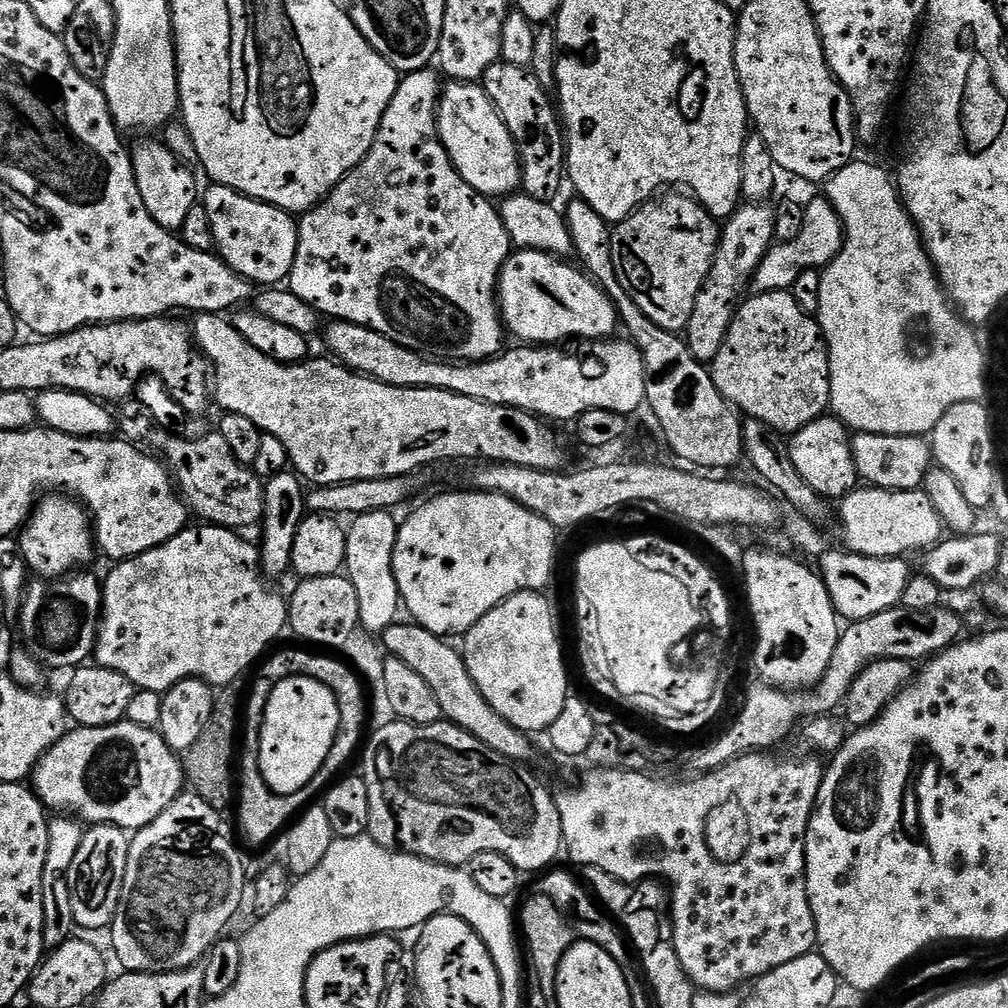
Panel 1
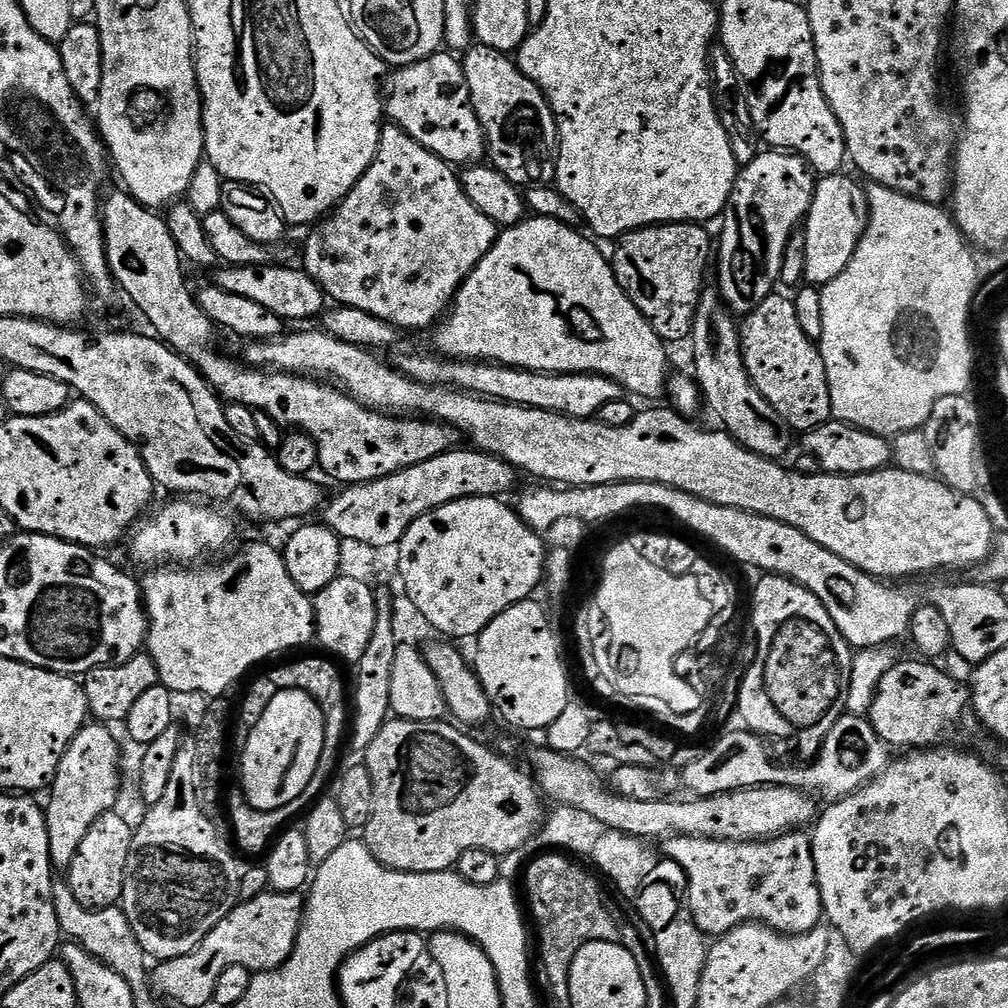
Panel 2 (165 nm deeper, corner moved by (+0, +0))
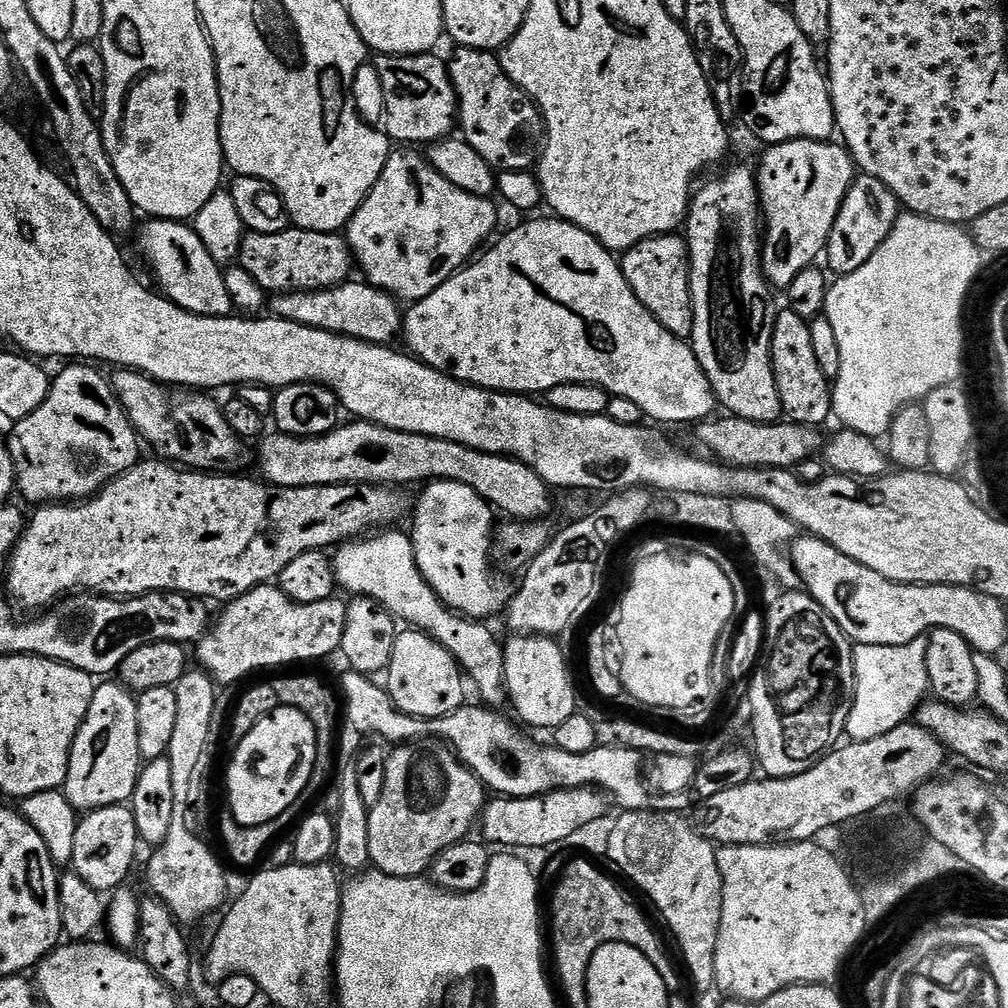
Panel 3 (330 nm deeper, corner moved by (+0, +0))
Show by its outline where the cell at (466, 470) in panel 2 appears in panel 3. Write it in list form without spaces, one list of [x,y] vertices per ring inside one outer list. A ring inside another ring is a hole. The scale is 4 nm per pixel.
[[[159,458],[141,459],[133,468],[126,470],[120,476],[115,476],[109,484],[94,496],[79,502],[44,502],[33,516],[27,517],[24,530],[20,533],[20,540],[12,549],[6,569],[8,575],[7,595],[17,605],[32,610],[44,610],[57,603],[61,598],[83,590],[88,594],[99,594],[113,598],[127,598],[129,596],[144,596],[147,592],[183,592],[186,596],[203,598],[205,601],[220,600],[227,602],[236,600],[242,594],[254,590],[260,584],[275,581],[303,552],[319,552],[351,542],[363,537],[369,530],[384,530],[395,520],[404,516],[404,500],[399,496],[397,489],[392,486],[378,484],[323,484],[322,486],[306,486],[305,488],[278,488],[274,484],[261,482],[259,479],[247,480],[244,474],[217,474],[215,472],[198,472],[185,470],[171,462]]]

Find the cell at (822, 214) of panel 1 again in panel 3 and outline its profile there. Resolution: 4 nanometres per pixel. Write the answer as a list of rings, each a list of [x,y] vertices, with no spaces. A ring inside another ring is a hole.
[[[857,175],[830,230],[826,249],[827,271],[836,272],[832,274],[842,277],[858,270],[858,266],[870,262],[870,254],[874,254],[874,250],[878,250],[878,246],[886,242],[890,230],[896,225],[896,219],[900,215],[902,215],[902,205],[885,184],[878,182],[878,178]]]

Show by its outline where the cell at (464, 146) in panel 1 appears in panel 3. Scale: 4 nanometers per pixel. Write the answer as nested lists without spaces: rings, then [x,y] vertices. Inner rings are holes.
[[[436,54],[418,56],[377,55],[376,76],[384,91],[383,131],[389,141],[417,140],[427,145],[429,142],[445,139],[451,128],[458,124],[456,91],[448,76],[447,63]],[[428,140],[428,141],[427,141]]]

